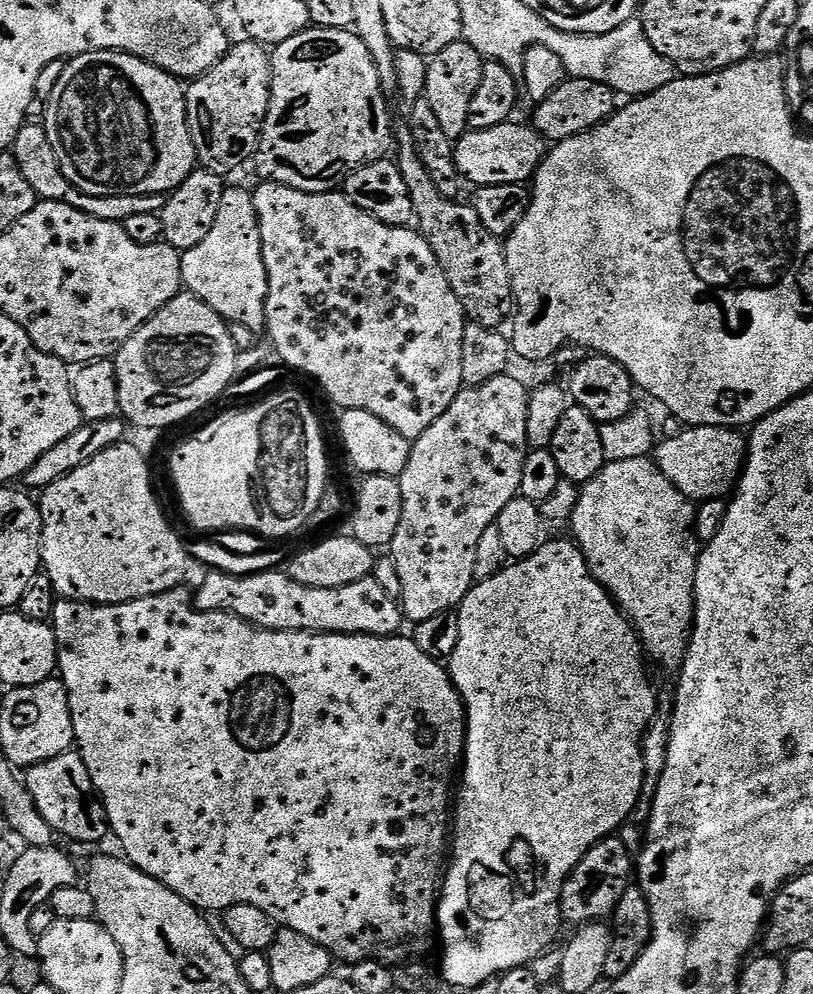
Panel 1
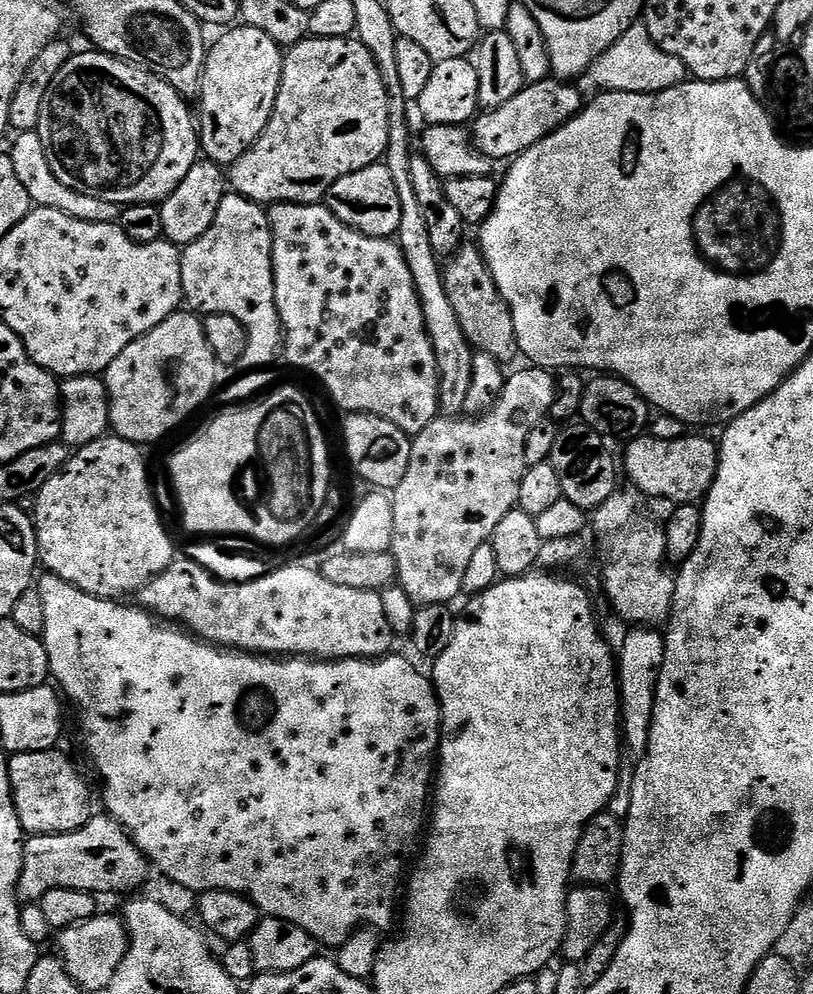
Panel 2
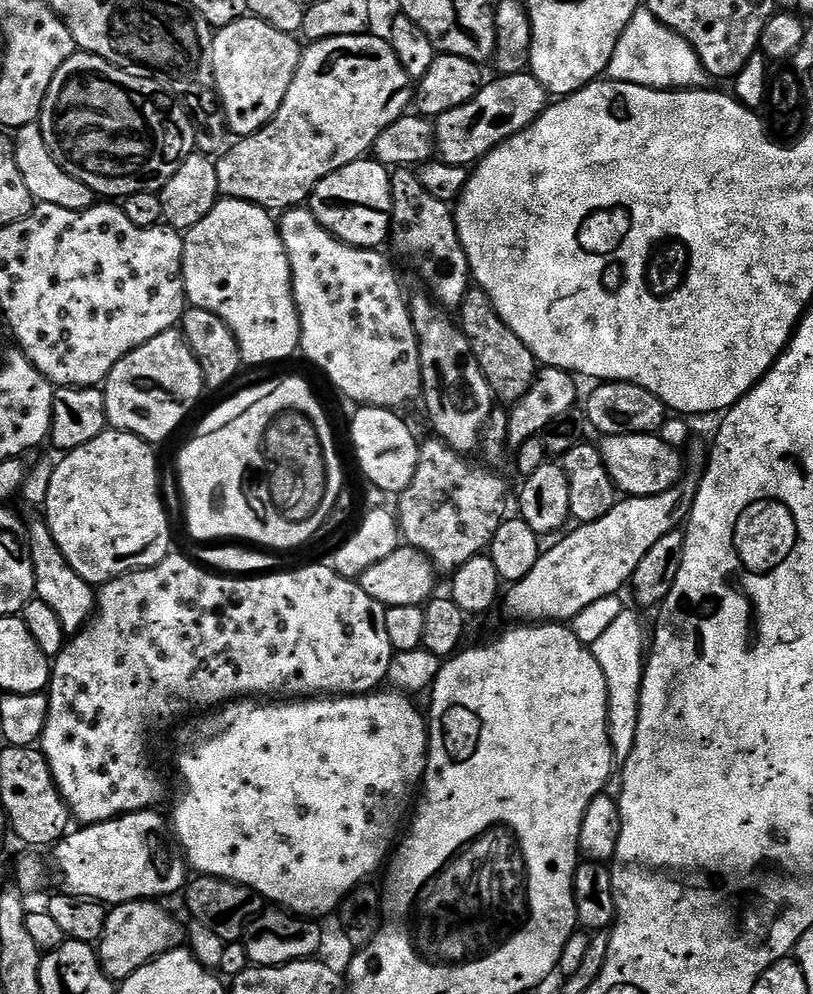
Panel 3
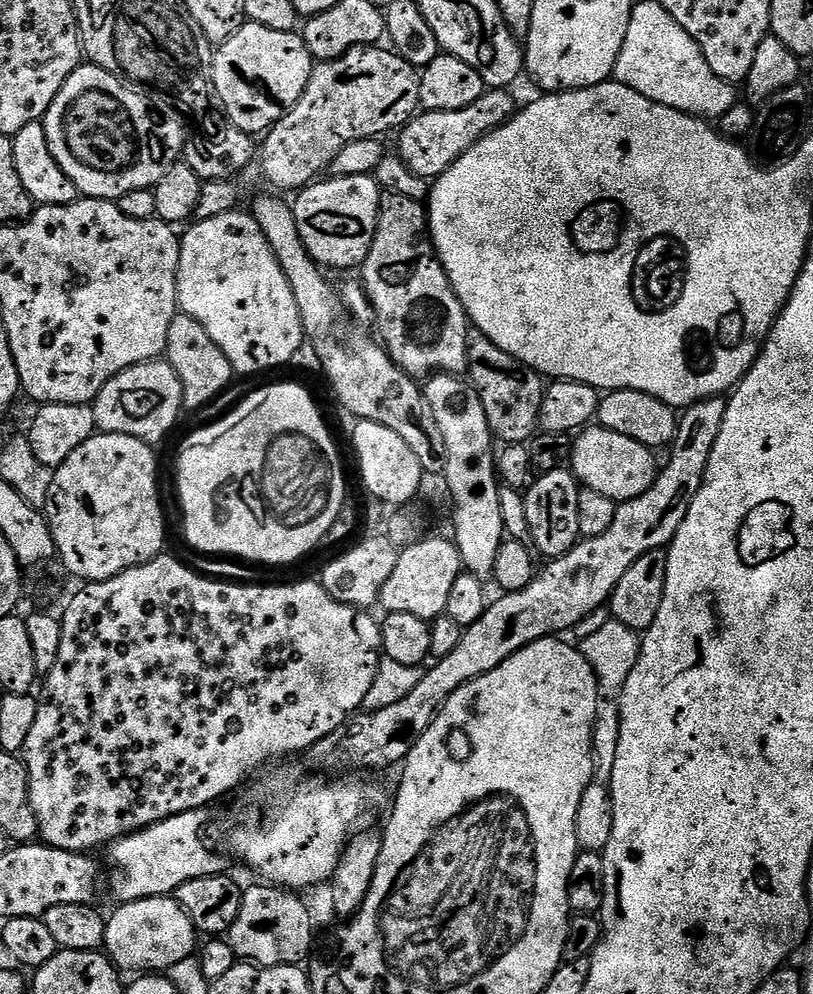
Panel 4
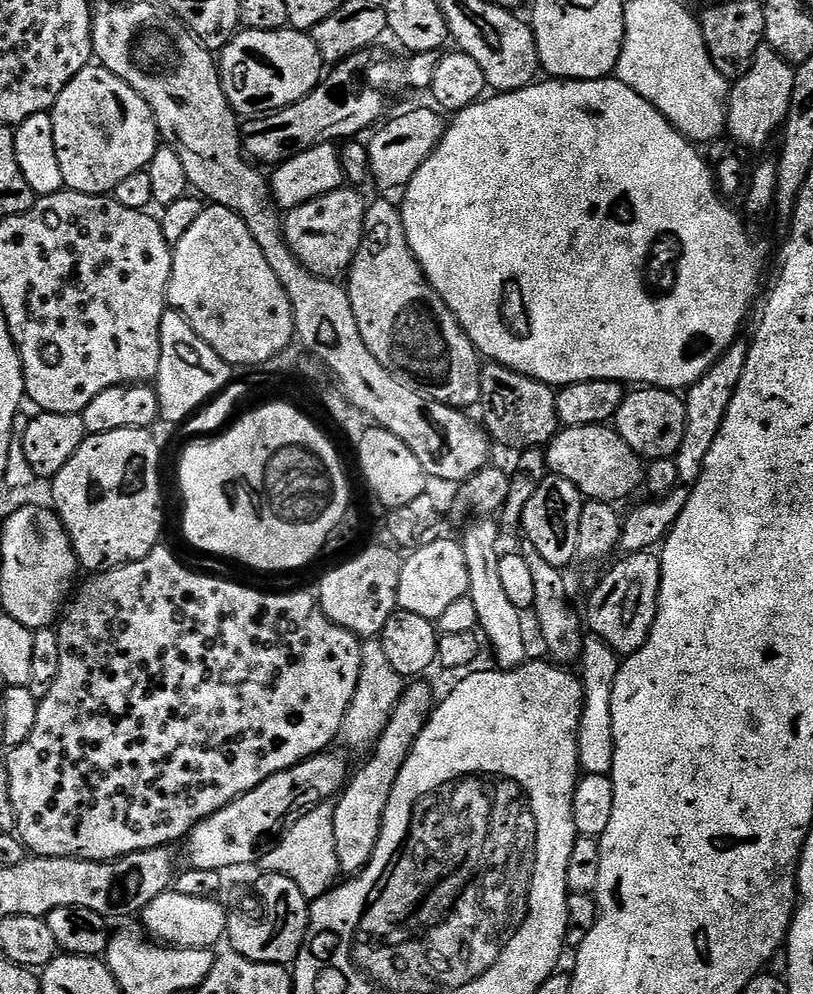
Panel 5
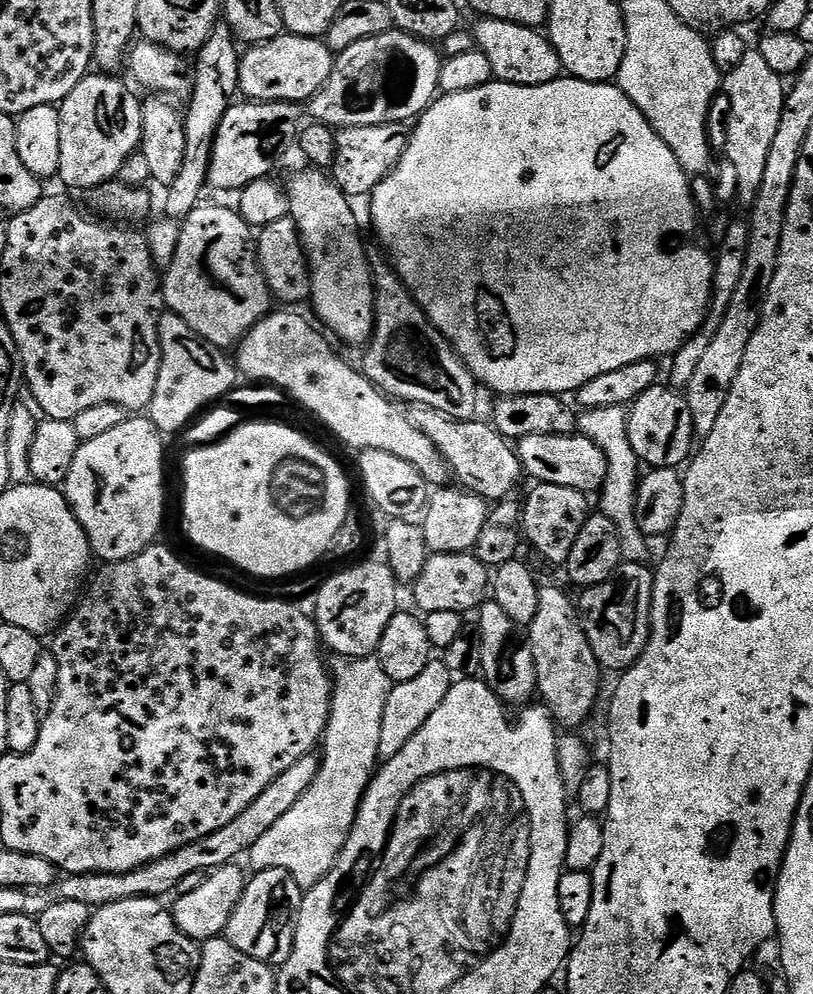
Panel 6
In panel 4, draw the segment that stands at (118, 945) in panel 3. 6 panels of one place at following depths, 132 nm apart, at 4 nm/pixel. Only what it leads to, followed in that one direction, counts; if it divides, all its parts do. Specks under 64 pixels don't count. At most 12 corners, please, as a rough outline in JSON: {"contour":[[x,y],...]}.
{"contour":[[172,896],[119,905],[104,926],[117,969],[167,973],[198,933]]}

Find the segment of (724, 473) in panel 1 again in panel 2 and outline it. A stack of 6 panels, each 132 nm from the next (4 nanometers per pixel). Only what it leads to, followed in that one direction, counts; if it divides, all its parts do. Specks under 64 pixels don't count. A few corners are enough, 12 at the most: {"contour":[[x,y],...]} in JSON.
{"contour":[[641,434],[622,472],[669,505],[703,501],[720,449],[704,436]]}

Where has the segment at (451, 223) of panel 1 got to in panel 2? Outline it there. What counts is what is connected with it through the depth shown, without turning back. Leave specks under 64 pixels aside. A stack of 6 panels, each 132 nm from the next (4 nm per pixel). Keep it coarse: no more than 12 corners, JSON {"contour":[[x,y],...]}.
{"contour":[[479,247],[447,257],[450,306],[473,349],[520,356],[510,306]]}

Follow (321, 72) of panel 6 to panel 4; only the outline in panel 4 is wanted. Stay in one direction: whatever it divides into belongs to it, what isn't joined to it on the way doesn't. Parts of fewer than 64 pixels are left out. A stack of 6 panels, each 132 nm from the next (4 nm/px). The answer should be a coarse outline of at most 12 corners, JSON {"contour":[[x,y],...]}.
{"contour":[[245,22],[215,49],[229,125],[267,133],[302,98],[303,35]]}

